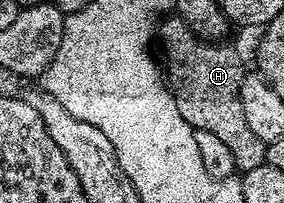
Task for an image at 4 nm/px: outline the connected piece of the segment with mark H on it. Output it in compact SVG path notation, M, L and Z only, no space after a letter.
M167 16L158 23L158 41L163 41L163 54L167 57L165 62L165 81L171 88L171 95L177 100L177 108L181 116L196 130L213 132L225 143L229 152L233 152L236 171L246 172L253 168L261 168L267 160L267 143L257 140L257 135L249 129L249 123L245 121L245 111L241 108L241 100L245 97L243 90L243 62L239 54L223 40L208 40L196 38L192 30L183 23L178 16Z

